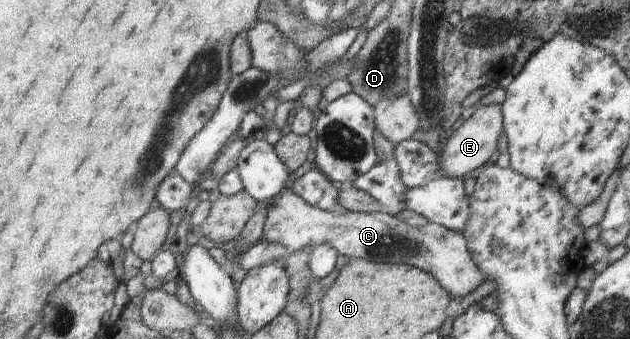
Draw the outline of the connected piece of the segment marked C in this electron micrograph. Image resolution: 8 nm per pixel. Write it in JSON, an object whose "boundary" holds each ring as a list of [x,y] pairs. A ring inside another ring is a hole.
{"boundary":[[[286,187],[266,207],[263,241],[284,245],[289,253],[303,248],[313,249],[321,244],[329,244],[338,251],[341,257],[361,258],[378,264],[407,264],[430,273],[447,291],[451,300],[463,299],[465,295],[469,295],[471,291],[475,291],[486,281],[486,275],[472,258],[467,240],[461,234],[445,229],[442,225],[429,222],[422,228],[411,227],[403,220],[383,212],[364,214],[347,210],[343,215],[332,214],[309,205]]]}

